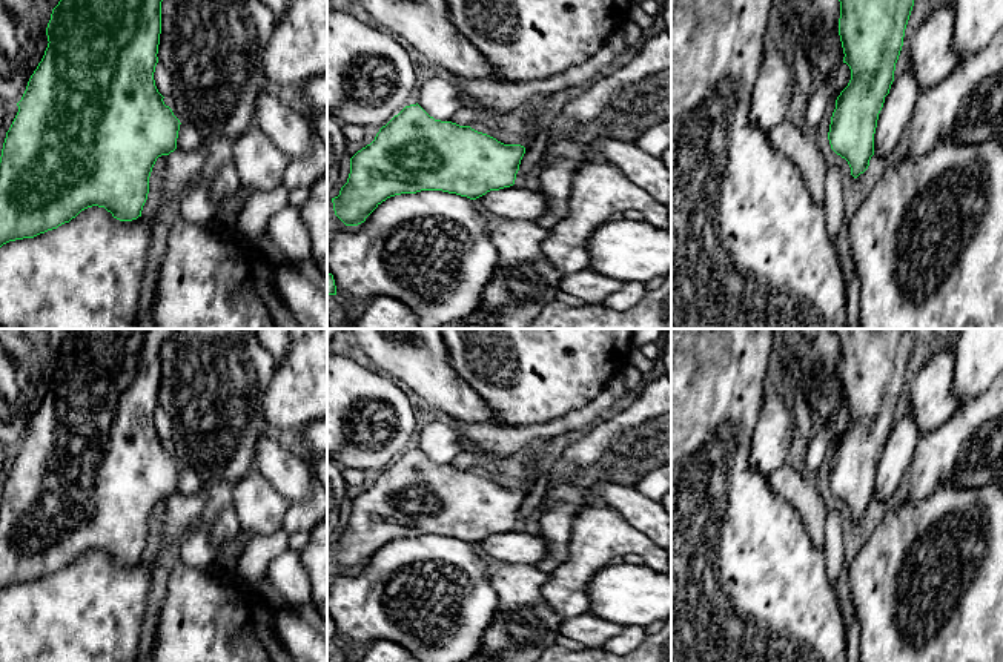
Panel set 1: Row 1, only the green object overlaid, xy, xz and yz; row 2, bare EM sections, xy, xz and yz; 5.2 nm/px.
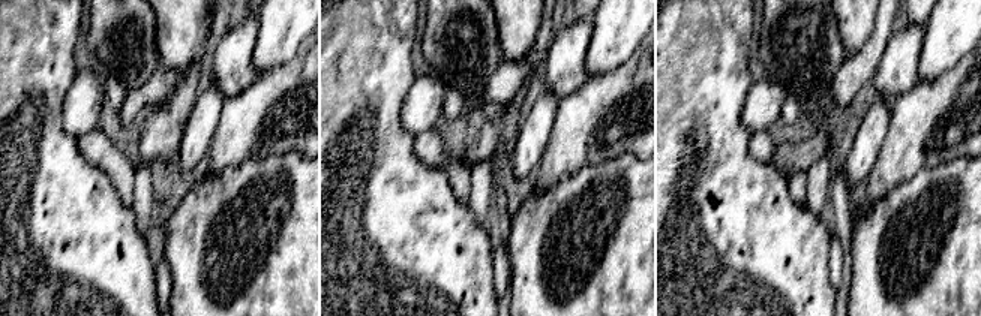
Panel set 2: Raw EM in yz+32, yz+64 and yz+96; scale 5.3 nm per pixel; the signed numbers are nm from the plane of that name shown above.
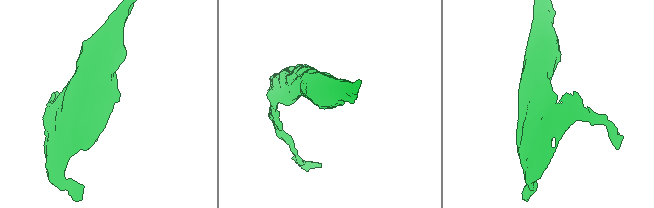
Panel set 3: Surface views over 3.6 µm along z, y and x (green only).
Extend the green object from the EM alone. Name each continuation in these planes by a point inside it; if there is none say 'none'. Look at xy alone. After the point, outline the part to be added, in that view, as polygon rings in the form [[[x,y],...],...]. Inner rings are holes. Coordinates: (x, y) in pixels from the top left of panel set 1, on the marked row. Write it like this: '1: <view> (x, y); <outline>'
none

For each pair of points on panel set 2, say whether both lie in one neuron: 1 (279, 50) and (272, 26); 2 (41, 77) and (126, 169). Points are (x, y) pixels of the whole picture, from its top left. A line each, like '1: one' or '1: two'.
1: one
2: two

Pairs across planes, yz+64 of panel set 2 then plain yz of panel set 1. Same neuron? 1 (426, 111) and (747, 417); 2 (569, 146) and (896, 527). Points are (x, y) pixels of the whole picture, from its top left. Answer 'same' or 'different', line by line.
1: different
2: different

